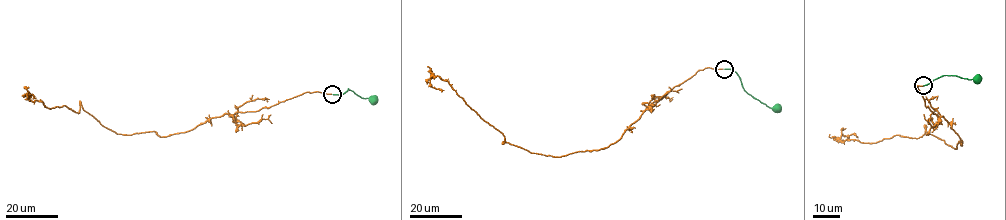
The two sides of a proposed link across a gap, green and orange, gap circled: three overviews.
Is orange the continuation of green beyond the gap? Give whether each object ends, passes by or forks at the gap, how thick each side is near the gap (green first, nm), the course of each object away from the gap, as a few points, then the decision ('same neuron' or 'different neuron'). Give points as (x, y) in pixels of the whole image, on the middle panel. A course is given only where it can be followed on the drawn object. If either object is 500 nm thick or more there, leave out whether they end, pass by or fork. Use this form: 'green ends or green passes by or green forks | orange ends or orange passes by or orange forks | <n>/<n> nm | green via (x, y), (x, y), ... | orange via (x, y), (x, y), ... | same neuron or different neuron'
green ends | orange ends | 150/140 nm | green via (724, 69), (735, 71), (748, 94), (771, 108), (781, 106) | orange via (723, 69), (698, 70), (607, 147), (559, 157), (505, 142), (433, 76), (430, 84), (444, 90) | same neuron

